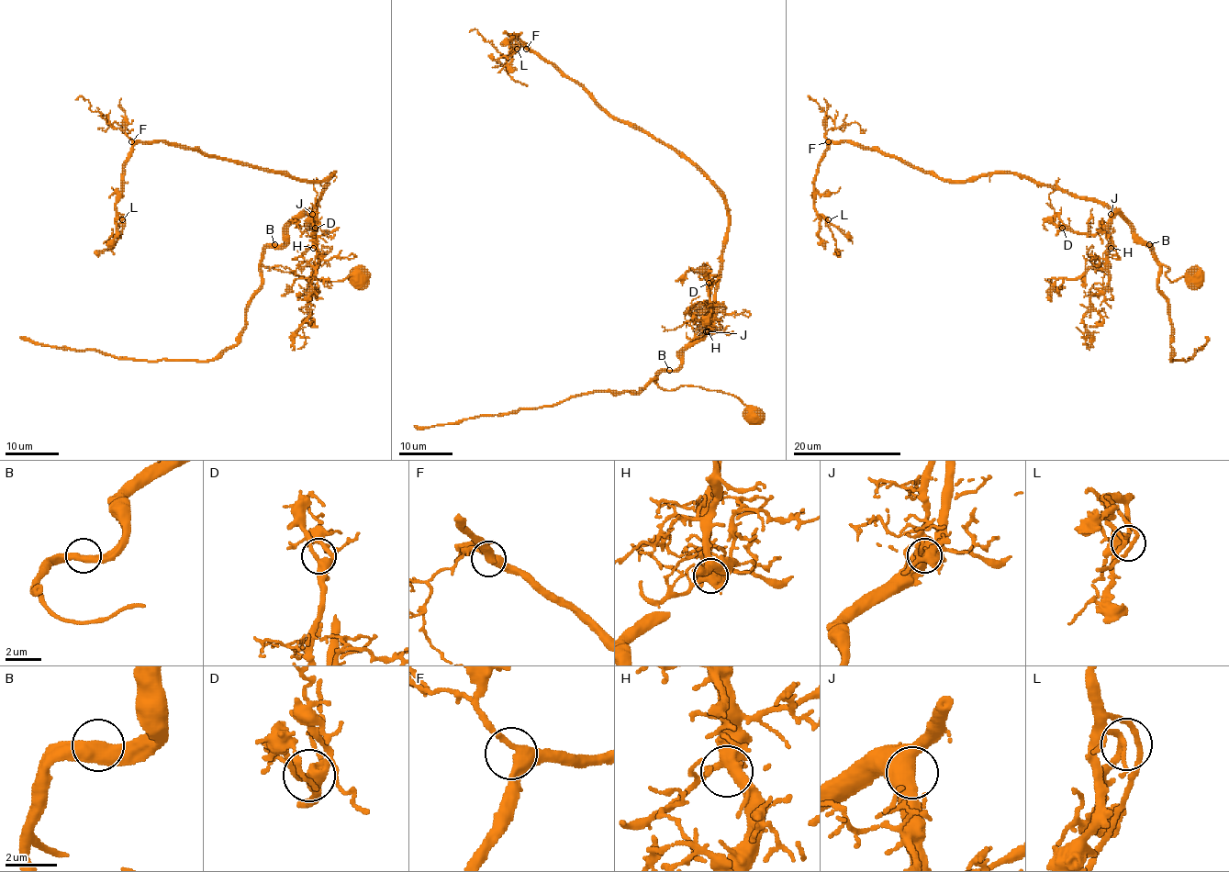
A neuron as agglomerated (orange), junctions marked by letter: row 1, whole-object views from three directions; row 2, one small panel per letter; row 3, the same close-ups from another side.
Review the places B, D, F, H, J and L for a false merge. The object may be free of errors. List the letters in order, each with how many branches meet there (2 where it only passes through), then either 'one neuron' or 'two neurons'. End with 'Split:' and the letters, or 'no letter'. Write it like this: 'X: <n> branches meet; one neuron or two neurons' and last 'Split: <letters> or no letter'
B: 2 branches meet; one neuron
D: 3 branches meet; one neuron
F: 3 branches meet; one neuron
H: 4 branches meet; one neuron
J: 3 branches meet; one neuron
L: 3 branches meet; one neuron
Split: no letter

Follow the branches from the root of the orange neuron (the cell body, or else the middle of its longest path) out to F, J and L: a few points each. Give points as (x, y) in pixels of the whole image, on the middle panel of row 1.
F: (751, 415), (731, 395), (686, 385), (667, 390), (655, 381), (709, 329), (728, 233), (724, 195), (526, 49)
J: (751, 415), (731, 395), (686, 385), (667, 390), (655, 381), (662, 370), (675, 370), (681, 354), (706, 331)
L: (751, 415), (731, 395), (655, 381), (709, 329), (724, 195), (509, 35), (517, 49)

